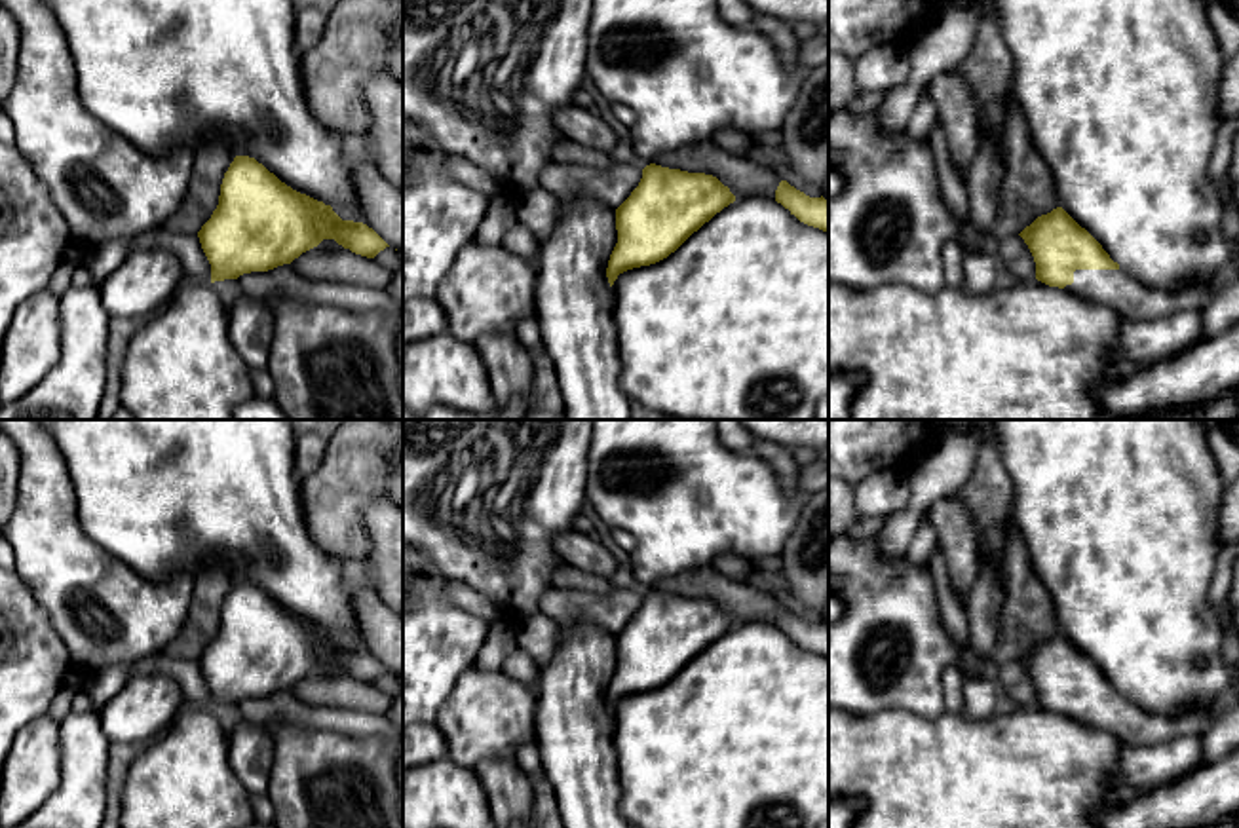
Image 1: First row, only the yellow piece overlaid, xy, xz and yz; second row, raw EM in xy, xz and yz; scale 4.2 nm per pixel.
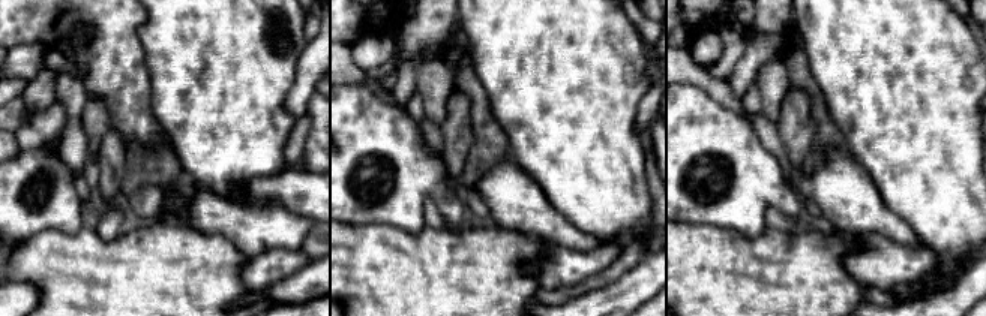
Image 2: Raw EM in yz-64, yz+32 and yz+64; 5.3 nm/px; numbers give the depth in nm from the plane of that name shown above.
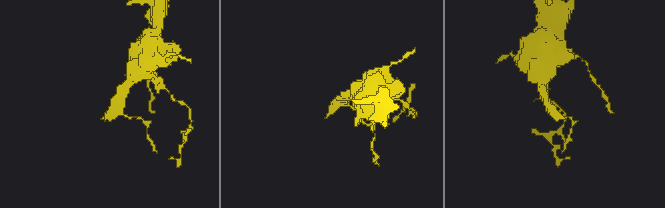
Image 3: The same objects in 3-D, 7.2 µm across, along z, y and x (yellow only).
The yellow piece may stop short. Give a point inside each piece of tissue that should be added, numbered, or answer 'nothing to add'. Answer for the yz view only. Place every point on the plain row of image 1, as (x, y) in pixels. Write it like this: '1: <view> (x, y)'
1: yz (1118, 715)

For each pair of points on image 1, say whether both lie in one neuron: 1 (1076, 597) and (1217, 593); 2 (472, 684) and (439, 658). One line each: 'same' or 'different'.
1: different
2: different

